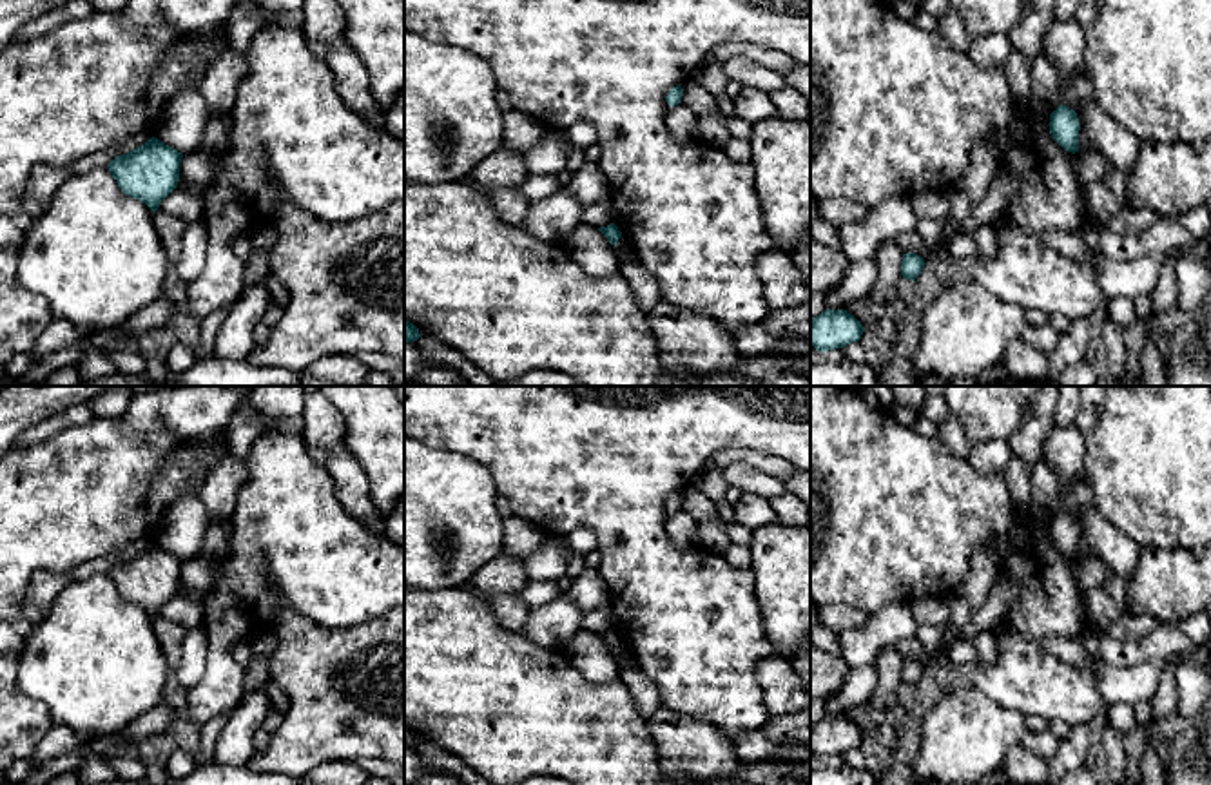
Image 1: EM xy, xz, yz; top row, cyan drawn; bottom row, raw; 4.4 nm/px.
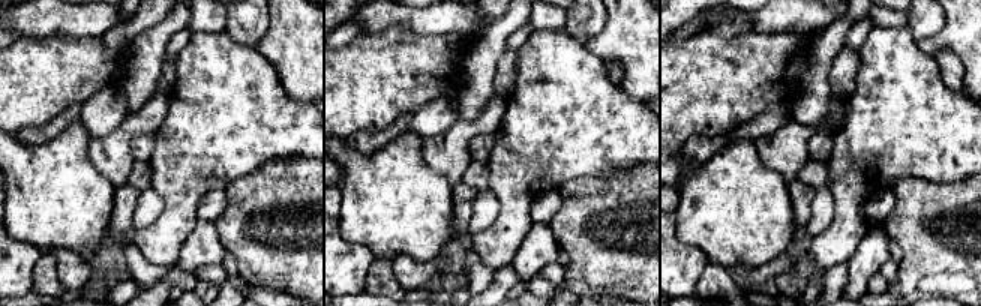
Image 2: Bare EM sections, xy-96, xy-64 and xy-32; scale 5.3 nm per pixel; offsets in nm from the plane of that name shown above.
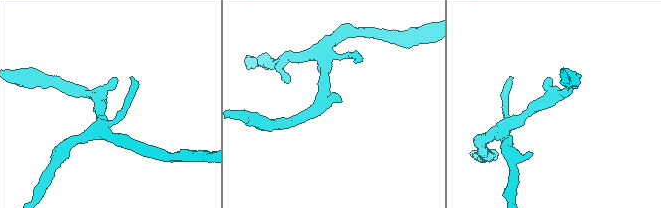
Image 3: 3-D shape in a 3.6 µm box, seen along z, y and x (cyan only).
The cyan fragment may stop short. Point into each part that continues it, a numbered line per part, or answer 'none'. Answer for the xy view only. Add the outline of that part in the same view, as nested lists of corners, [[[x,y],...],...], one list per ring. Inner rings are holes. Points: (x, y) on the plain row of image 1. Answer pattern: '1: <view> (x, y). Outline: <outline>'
none

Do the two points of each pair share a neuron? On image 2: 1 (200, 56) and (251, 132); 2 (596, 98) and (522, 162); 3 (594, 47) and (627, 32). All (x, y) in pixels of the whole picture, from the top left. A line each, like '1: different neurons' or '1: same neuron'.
1: same neuron
2: same neuron
3: same neuron

